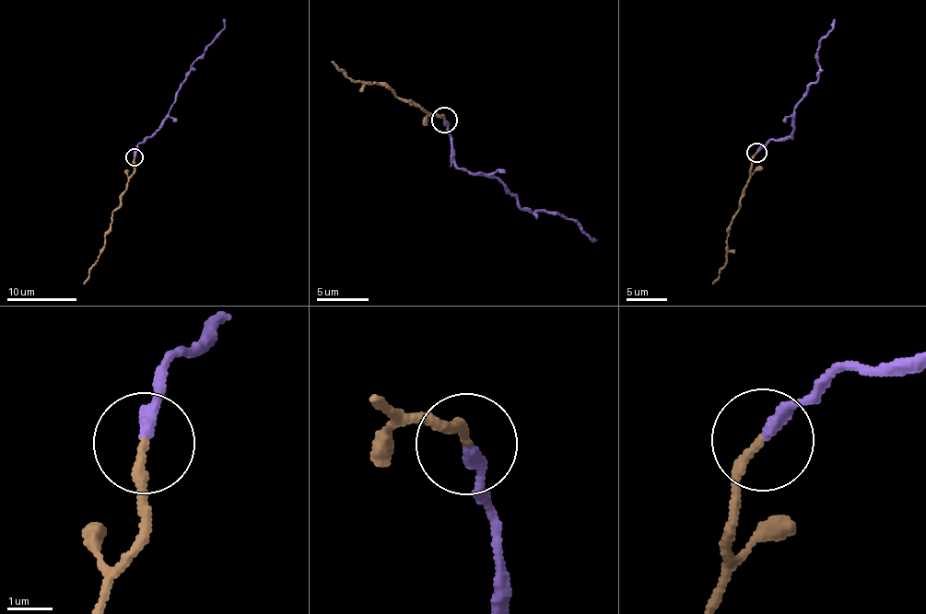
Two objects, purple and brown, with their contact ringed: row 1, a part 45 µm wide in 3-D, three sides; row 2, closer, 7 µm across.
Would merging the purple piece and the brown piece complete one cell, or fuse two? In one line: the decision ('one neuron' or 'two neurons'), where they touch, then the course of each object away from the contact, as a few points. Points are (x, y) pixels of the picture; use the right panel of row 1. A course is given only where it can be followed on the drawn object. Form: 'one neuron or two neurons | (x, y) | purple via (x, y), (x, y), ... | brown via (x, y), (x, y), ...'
one neuron | (756, 152) | purple via (756, 152), (772, 139), (791, 138), (796, 104), (815, 82), (819, 63), (819, 42), (832, 28), (835, 18) | brown via (756, 152), (747, 187), (727, 233), (726, 261), (713, 283)

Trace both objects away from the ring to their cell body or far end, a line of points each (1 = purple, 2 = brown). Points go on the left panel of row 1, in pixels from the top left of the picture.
1: (134, 156), (140, 143), (159, 128), (160, 121), (169, 112), (192, 63), (225, 28), (224, 18)
2: (134, 156), (127, 189), (123, 192), (119, 207), (112, 213), (110, 231), (105, 235), (105, 247), (83, 283)

